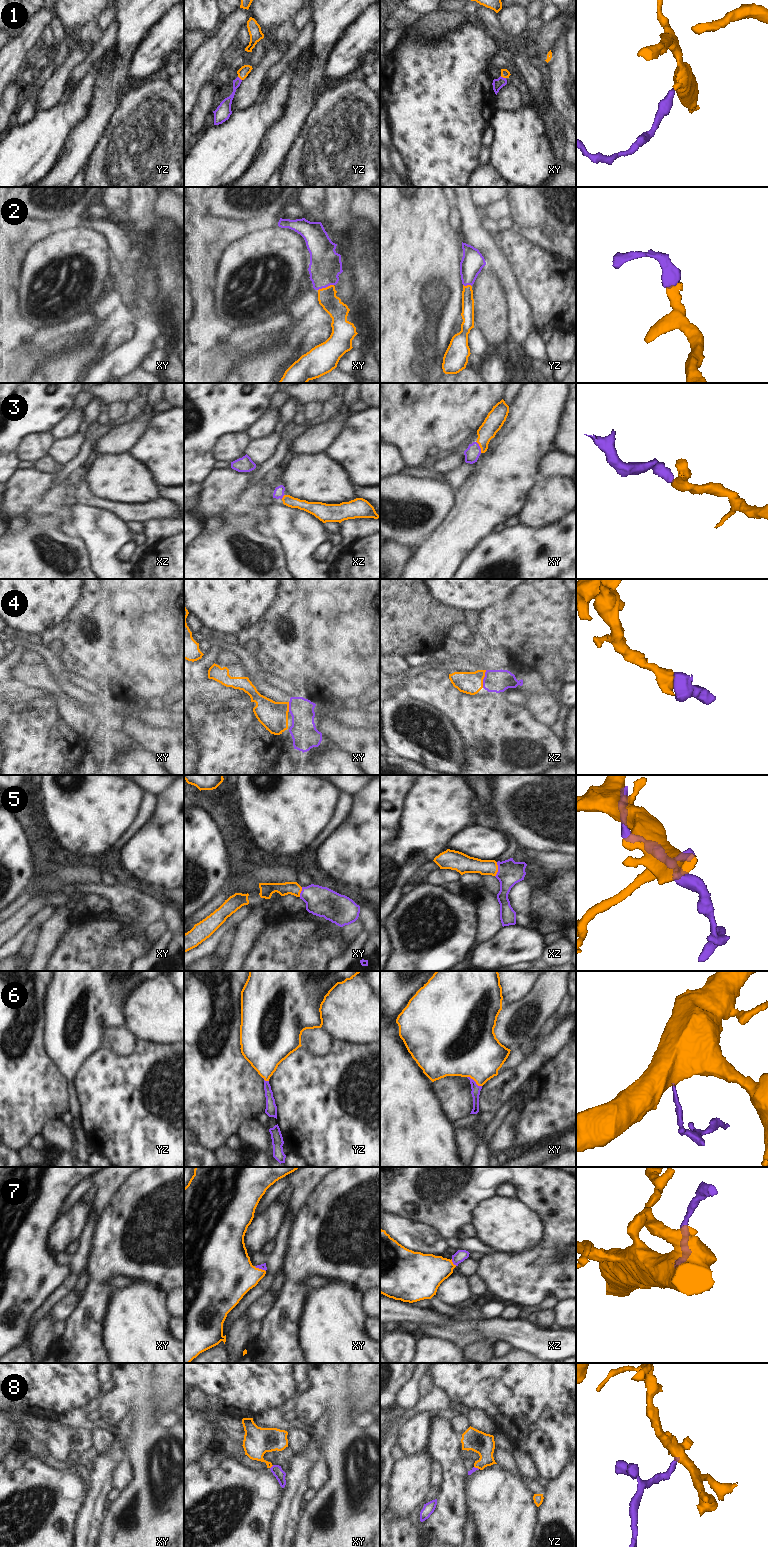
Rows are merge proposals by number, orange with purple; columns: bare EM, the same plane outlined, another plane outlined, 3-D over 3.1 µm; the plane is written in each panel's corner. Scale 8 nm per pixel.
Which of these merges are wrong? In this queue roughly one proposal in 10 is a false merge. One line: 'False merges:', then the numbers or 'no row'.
False merges: no row

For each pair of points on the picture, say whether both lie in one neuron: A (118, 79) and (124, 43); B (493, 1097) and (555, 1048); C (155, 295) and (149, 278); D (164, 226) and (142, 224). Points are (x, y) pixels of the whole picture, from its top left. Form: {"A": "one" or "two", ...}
{"A": "one", "B": "one", "C": "one", "D": "two"}

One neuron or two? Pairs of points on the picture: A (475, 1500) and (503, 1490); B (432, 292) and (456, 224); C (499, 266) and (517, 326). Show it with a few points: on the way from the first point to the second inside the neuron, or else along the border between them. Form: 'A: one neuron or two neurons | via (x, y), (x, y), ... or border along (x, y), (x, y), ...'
A: one neuron | via (482, 1500), (490, 1500), (496, 1494)
B: two neurons | border along (449, 207), (449, 224), (459, 234)
C: one neuron | via (507, 281), (516, 302), (517, 311)

